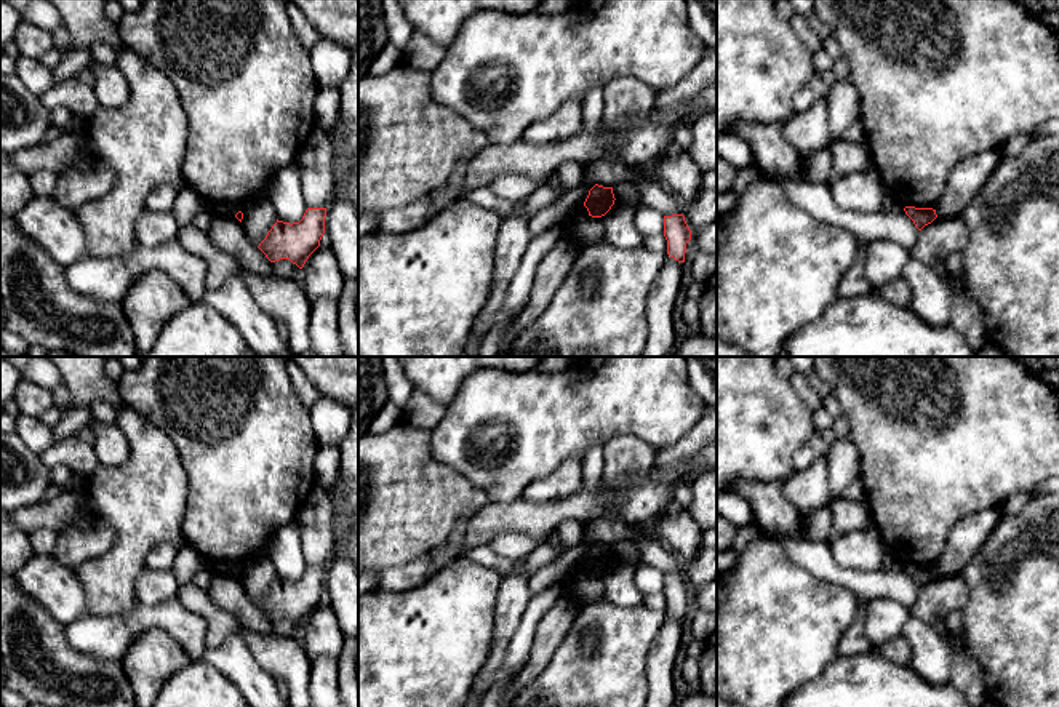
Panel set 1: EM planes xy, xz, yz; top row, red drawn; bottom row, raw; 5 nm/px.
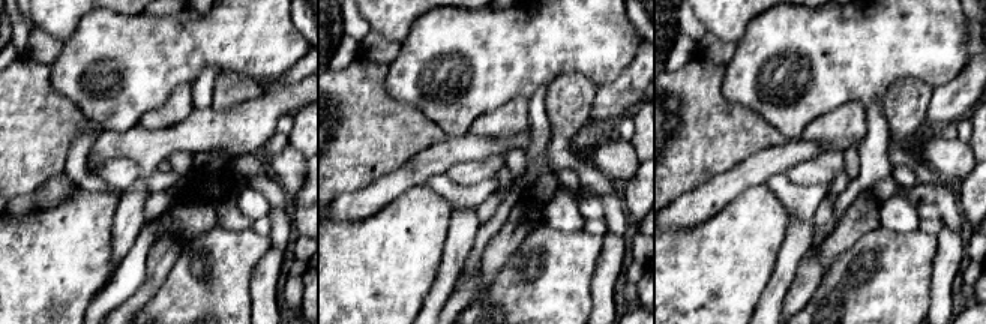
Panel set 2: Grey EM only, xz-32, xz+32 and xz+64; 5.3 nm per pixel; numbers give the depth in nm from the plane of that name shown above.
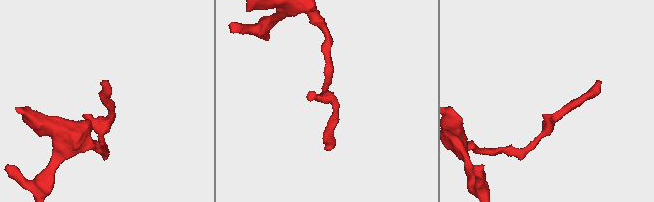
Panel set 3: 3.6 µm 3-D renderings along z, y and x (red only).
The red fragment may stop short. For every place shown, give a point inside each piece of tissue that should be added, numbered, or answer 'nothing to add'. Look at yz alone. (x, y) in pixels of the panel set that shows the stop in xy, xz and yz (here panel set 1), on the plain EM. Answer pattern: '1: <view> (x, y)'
nothing to add

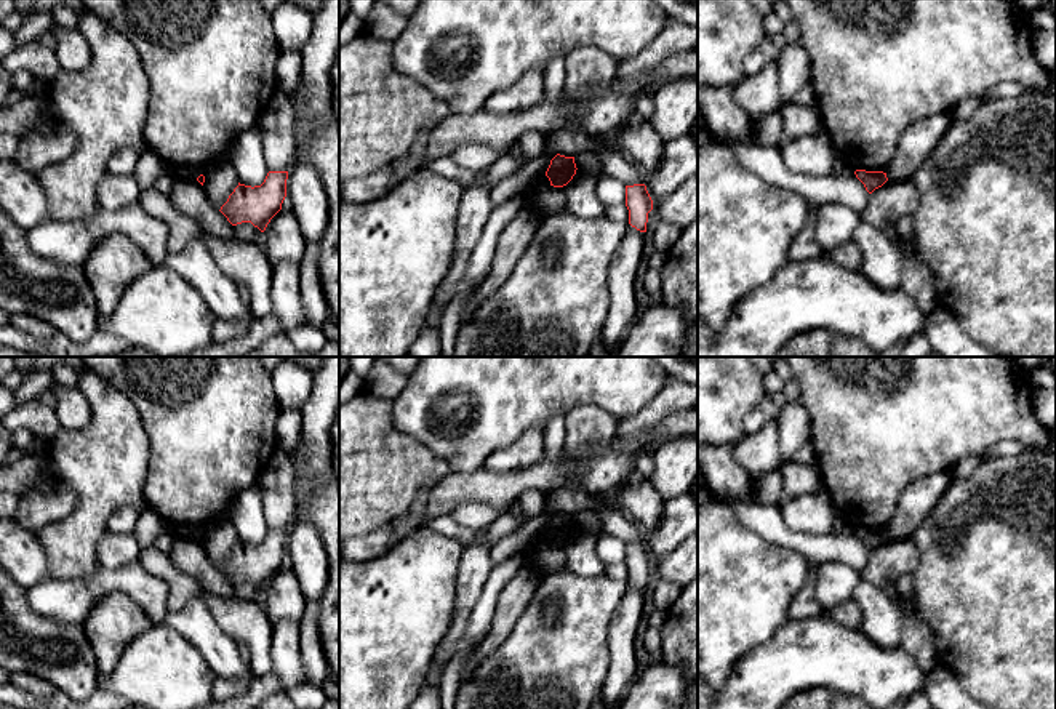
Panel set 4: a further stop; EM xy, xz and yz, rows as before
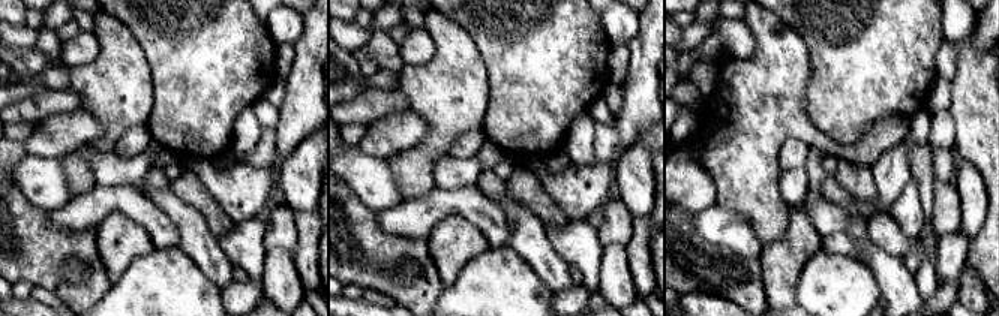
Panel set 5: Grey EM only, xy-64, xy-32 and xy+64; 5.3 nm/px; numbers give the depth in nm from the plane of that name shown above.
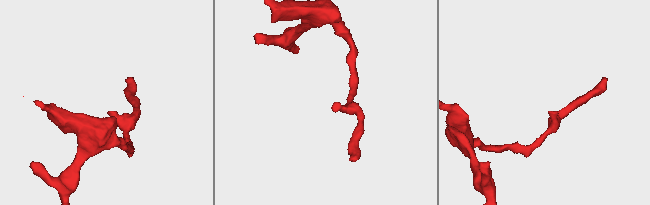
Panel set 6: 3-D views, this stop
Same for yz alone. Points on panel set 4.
nothing to add

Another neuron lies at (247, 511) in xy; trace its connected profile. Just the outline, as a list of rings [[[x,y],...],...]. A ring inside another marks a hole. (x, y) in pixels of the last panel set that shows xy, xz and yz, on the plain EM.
[[[254,485],[238,493],[229,506],[227,517],[234,523],[240,543],[261,544],[269,531],[264,519],[264,491]]]

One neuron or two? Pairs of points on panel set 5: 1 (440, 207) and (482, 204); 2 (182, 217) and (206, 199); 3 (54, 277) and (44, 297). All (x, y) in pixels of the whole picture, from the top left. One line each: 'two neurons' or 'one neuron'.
1: one neuron
2: two neurons
3: two neurons

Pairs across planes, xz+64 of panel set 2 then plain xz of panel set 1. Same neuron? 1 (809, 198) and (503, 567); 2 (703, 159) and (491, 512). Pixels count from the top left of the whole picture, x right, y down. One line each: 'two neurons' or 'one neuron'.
1: one neuron
2: two neurons

